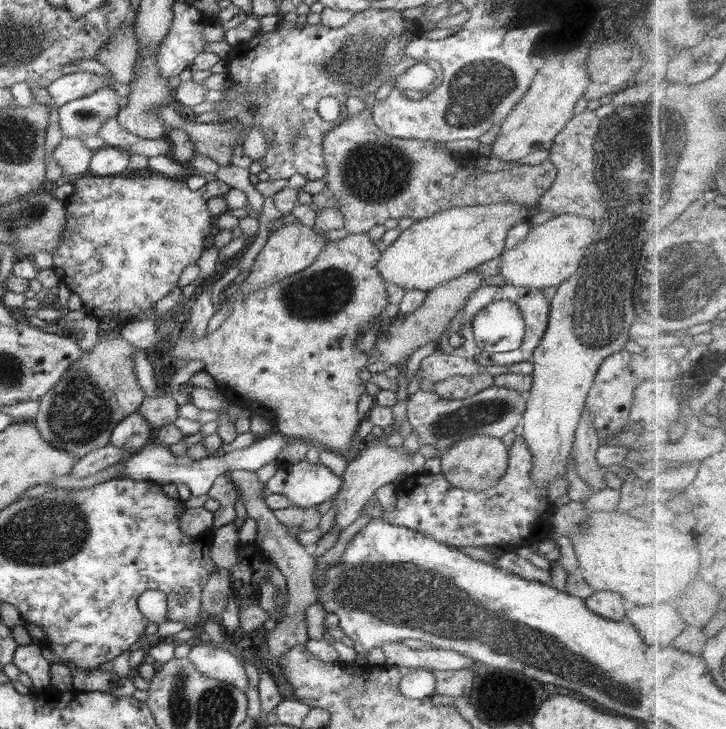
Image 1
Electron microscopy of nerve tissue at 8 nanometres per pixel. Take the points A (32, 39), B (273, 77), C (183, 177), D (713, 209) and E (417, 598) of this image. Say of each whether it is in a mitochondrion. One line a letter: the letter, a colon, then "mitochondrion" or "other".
A: mitochondrion
B: other
C: other
D: other
E: mitochondrion

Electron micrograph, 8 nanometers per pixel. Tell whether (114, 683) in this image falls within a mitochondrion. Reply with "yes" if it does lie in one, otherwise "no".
no

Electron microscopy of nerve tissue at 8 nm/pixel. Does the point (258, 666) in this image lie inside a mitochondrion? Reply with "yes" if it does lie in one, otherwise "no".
no

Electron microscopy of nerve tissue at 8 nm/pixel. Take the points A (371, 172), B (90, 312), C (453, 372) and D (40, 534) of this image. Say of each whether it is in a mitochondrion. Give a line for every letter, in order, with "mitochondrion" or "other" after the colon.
A: mitochondrion
B: other
C: other
D: mitochondrion

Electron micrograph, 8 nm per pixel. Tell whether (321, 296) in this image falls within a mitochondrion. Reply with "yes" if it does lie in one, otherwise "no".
yes

